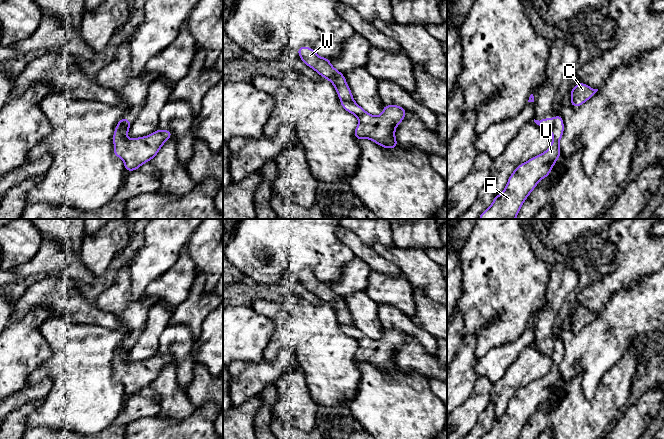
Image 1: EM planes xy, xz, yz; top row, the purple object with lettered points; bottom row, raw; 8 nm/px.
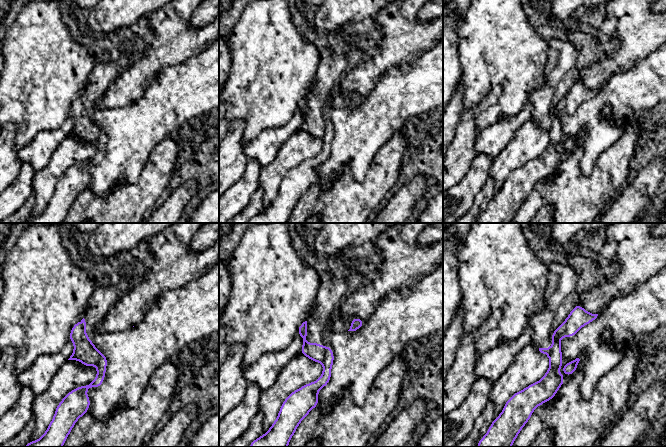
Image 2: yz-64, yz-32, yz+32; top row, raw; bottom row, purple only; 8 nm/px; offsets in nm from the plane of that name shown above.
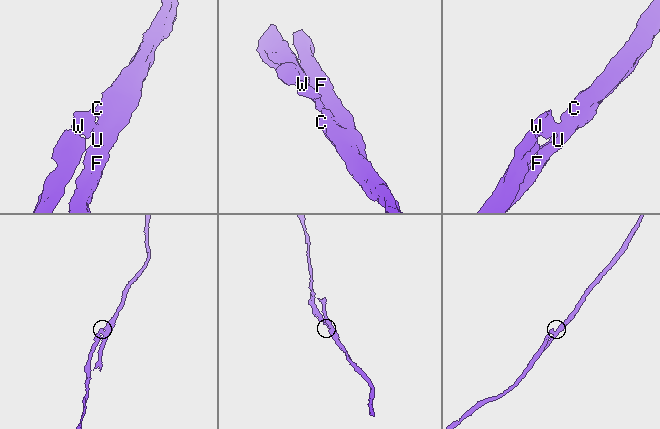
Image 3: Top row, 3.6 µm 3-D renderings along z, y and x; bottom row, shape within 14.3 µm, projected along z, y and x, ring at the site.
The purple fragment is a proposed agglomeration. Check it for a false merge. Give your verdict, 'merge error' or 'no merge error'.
merge error

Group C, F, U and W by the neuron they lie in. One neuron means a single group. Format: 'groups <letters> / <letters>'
groups C F U / W

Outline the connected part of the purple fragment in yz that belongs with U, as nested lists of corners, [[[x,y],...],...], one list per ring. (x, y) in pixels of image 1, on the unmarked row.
[[[556,339],[551,370],[544,377],[520,388],[509,401],[502,417],[495,420],[491,430],[480,439],[518,439],[526,422],[541,403],[550,399],[551,393],[560,381],[559,366],[563,356],[562,340]]]

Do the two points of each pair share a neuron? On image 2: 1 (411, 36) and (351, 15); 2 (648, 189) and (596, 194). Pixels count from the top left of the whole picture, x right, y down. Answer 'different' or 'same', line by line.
1: different
2: different

